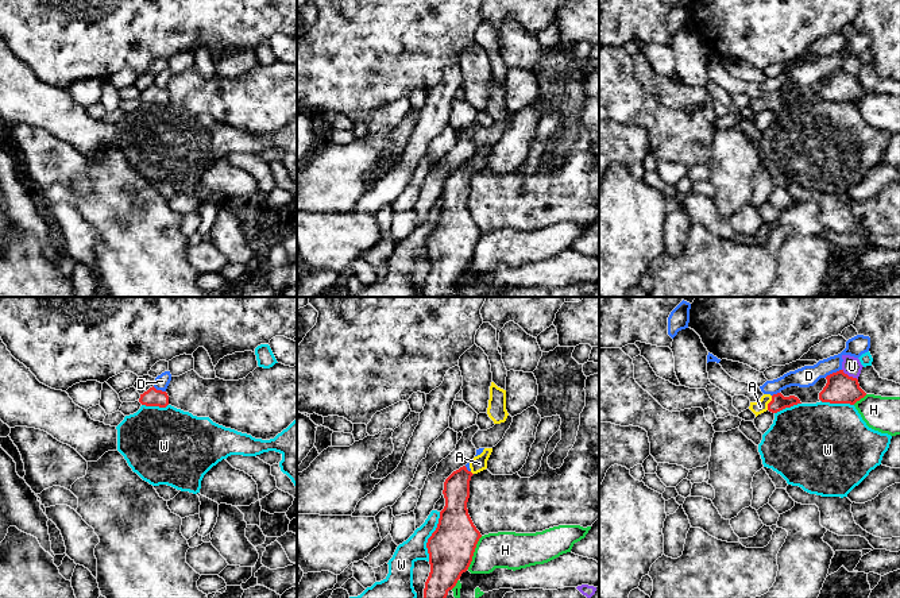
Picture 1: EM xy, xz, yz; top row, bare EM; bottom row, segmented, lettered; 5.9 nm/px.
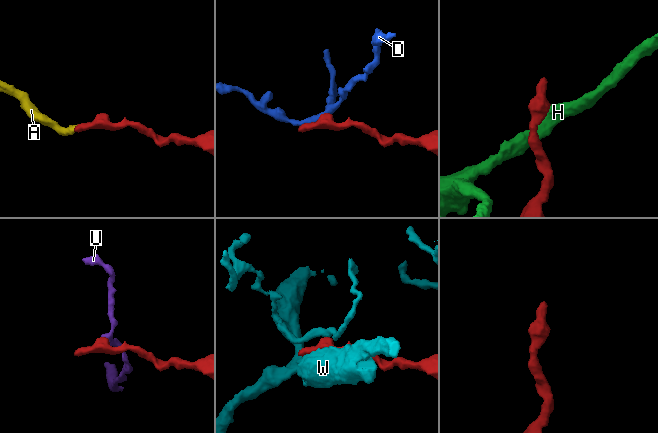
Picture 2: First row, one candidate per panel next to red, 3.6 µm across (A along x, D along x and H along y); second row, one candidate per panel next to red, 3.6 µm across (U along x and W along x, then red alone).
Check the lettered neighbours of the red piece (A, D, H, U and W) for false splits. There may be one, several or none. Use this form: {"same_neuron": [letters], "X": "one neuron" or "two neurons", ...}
{"same_neuron": ["A"], "A": "one neuron", "D": "two neurons", "H": "two neurons", "U": "two neurons", "W": "two neurons"}

